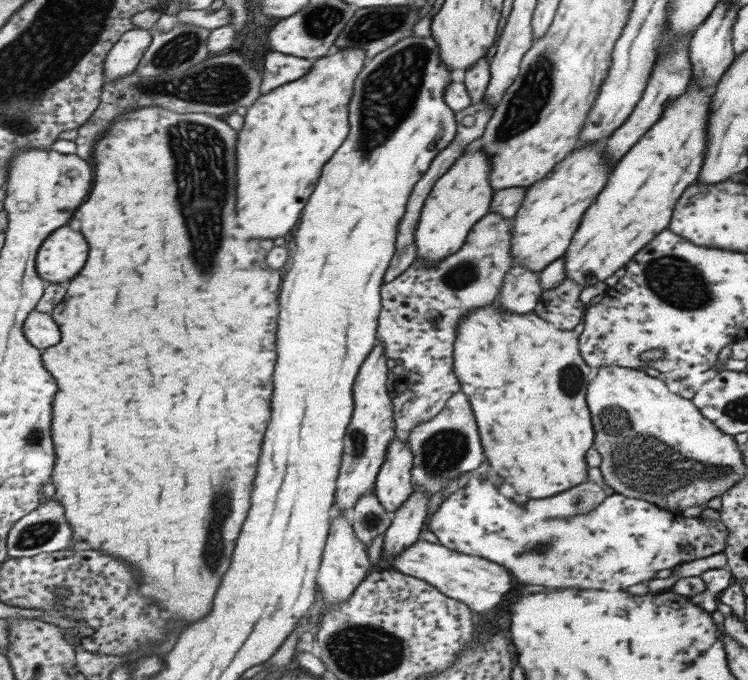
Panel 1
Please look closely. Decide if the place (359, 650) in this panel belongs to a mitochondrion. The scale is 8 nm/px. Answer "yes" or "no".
yes

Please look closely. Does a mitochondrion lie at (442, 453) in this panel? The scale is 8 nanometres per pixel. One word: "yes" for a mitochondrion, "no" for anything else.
yes

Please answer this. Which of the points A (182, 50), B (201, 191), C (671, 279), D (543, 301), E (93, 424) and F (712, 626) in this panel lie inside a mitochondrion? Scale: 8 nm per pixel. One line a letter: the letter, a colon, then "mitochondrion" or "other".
A: mitochondrion
B: mitochondrion
C: mitochondrion
D: other
E: other
F: other

